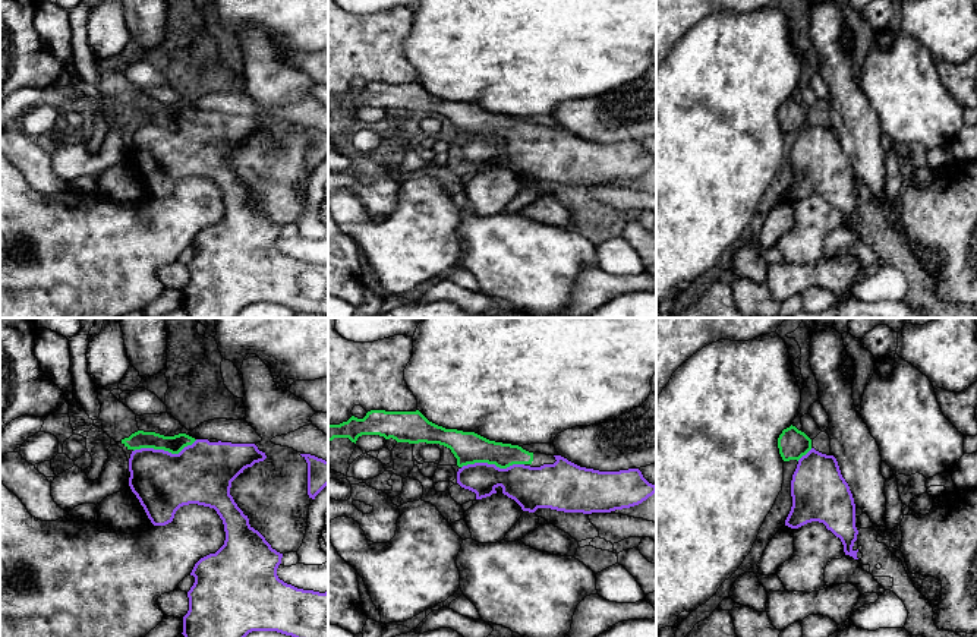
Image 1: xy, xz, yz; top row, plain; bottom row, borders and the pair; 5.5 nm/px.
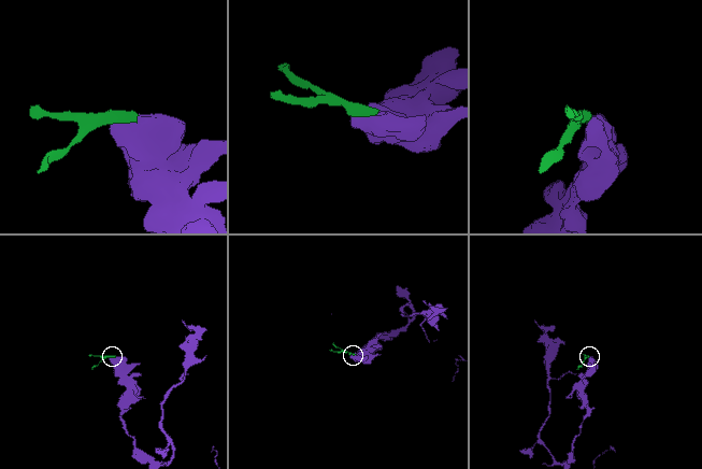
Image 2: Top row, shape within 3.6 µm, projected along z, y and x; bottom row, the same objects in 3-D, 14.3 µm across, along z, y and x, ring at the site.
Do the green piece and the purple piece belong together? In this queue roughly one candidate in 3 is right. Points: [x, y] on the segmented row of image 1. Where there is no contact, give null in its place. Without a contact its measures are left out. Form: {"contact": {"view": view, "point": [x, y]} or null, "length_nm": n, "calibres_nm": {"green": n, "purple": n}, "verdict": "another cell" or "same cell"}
{"contact": {"view": "xy", "point": [164, 450]}, "length_nm": 360, "calibres_nm": {"green": 100, "purple": 340}, "verdict": "same cell"}

